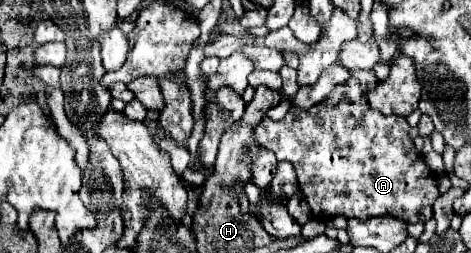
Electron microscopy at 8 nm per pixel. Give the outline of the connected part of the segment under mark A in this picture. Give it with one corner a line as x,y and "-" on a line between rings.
352,72
344,84
332,88
332,92
308,110
292,108
288,114
274,122
264,118
254,130
254,138
260,146
272,150
278,160
294,164
300,190
312,208
316,218
344,216
344,218
376,218
392,216
402,222
428,222
432,218
432,206
438,200
436,174
424,164
422,154
414,148
410,138
410,126
406,120
394,120
394,116
382,116
368,104
366,94
376,86
372,72

